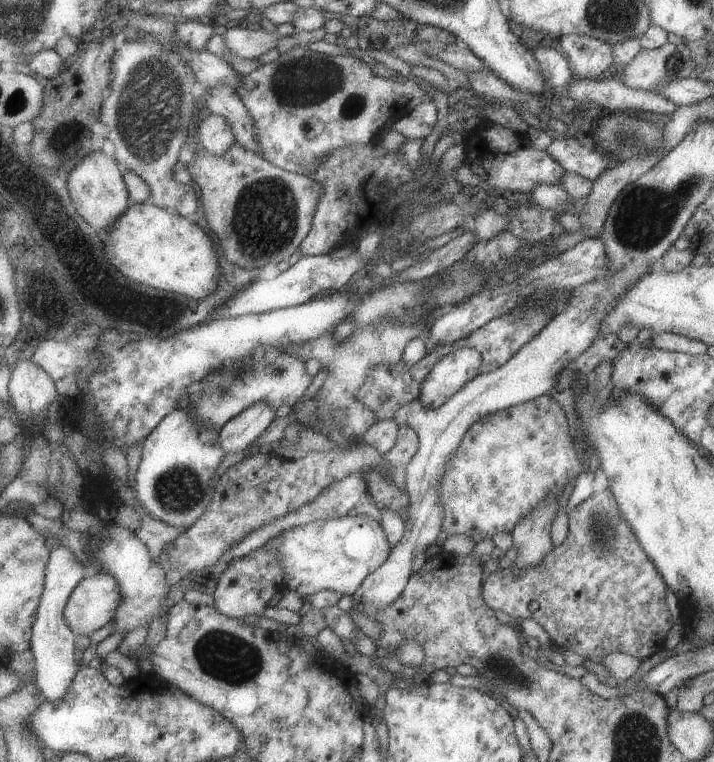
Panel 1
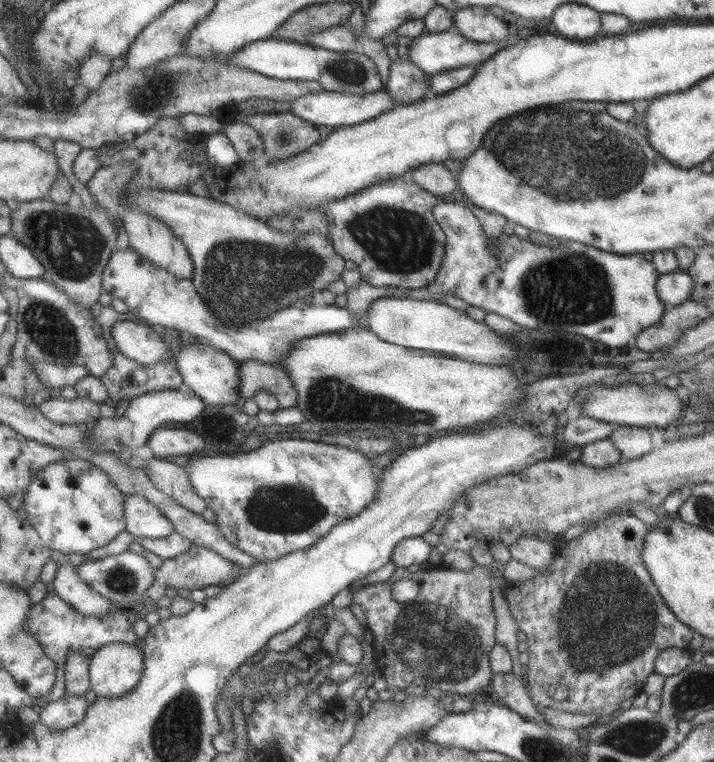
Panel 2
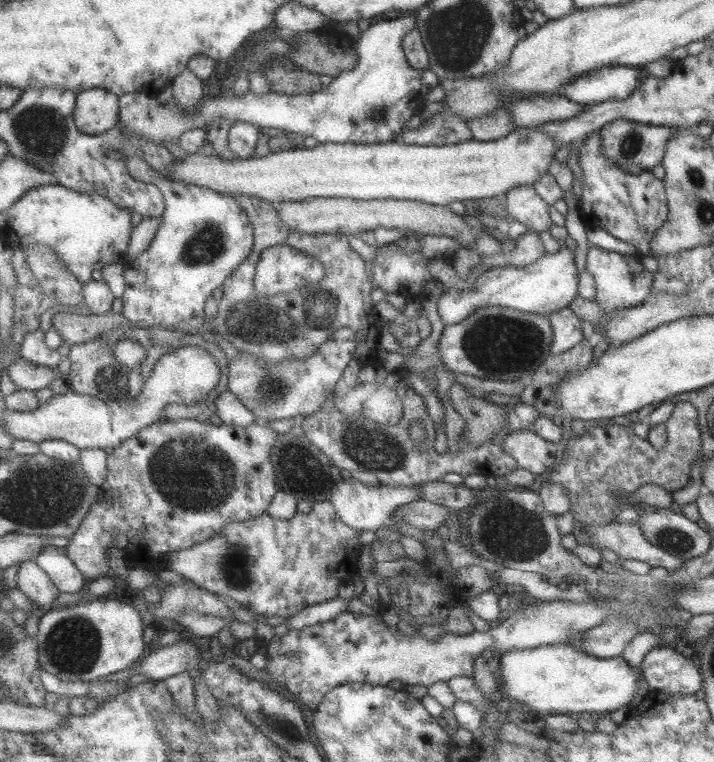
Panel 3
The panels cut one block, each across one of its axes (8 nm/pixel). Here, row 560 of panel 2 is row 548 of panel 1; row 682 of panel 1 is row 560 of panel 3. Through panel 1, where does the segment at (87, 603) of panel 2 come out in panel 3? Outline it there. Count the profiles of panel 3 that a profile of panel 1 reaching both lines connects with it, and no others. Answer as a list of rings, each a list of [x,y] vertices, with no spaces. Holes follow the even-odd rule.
[[[47,545],[36,561],[47,571],[60,592],[77,594],[85,586],[86,576],[75,566],[65,547]]]

